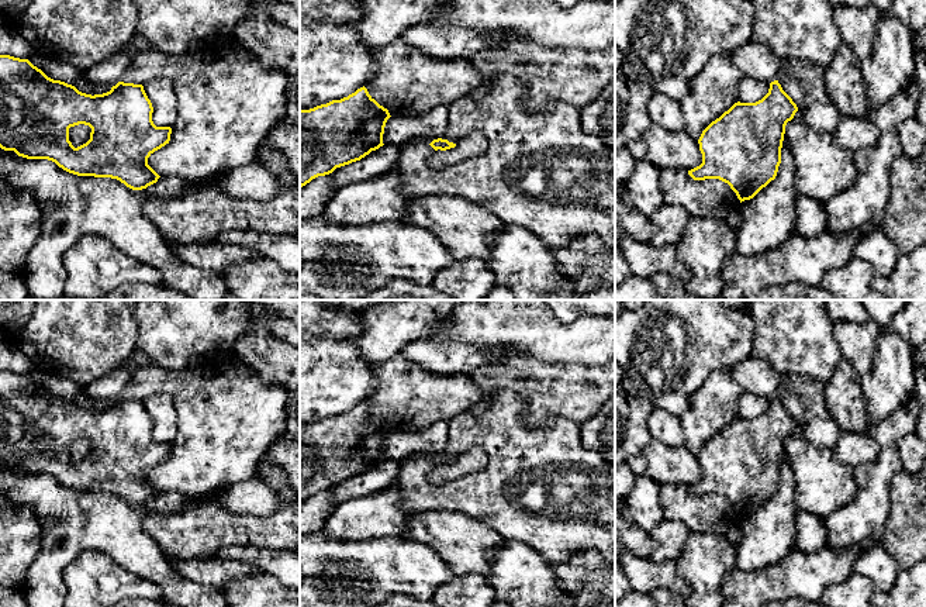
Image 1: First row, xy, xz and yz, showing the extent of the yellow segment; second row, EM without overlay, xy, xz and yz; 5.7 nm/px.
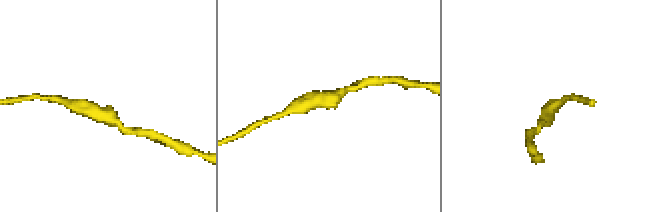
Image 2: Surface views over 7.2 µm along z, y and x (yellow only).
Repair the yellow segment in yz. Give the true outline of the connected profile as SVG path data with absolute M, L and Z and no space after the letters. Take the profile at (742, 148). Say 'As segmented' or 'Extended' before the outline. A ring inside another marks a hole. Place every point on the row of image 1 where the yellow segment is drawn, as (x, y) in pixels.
As segmented. M778 80L770 83L768 93L761 100L735 103L702 131L698 139L702 163L688 170L688 175L694 180L719 179L728 183L740 203L753 199L775 179L781 163L785 125L797 111L797 104Z

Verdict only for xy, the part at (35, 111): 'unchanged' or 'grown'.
unchanged

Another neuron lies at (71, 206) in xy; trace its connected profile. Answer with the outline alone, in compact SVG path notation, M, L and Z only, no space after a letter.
M0 155L0 179L15 193L30 192L41 211L41 234L21 270L30 296L41 300L58 300L65 296L68 273L62 255L84 235L107 238L132 259L158 269L163 276L162 286L179 290L191 300L222 300L228 294L228 287L218 272L183 262L142 210L146 200L182 196L191 182L175 176L160 176L146 189L132 190L117 179L77 176L48 159L23 159L11 155Z

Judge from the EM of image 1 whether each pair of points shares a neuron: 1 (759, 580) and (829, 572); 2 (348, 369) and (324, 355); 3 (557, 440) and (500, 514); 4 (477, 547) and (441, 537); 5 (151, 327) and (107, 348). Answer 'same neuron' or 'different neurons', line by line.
1: same neuron
2: same neuron
3: same neuron
4: same neuron
5: different neurons

